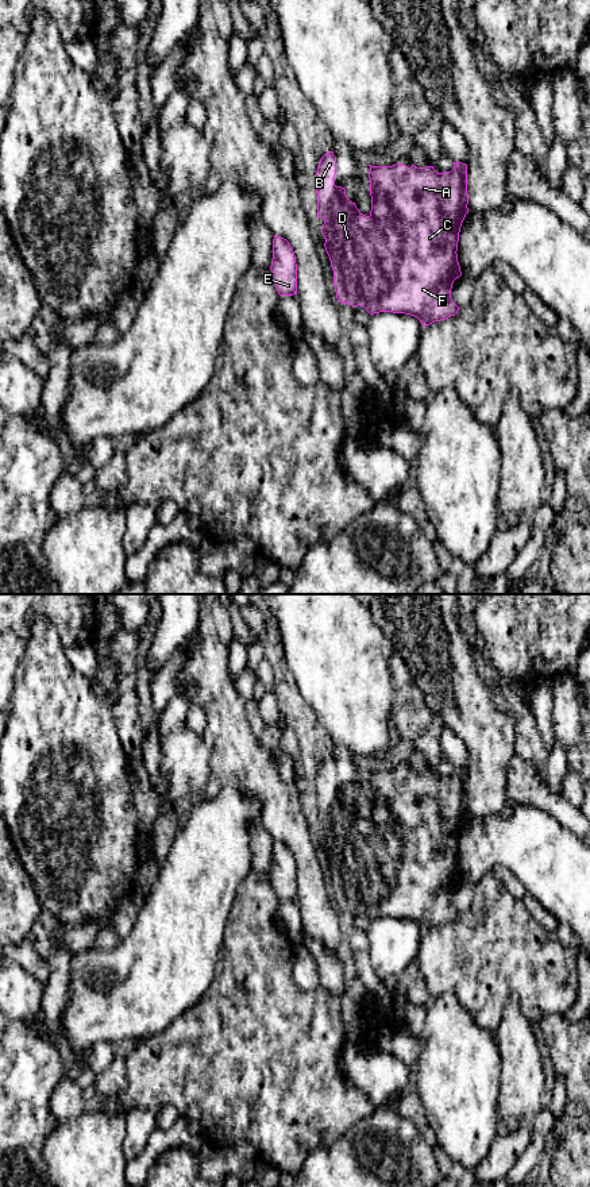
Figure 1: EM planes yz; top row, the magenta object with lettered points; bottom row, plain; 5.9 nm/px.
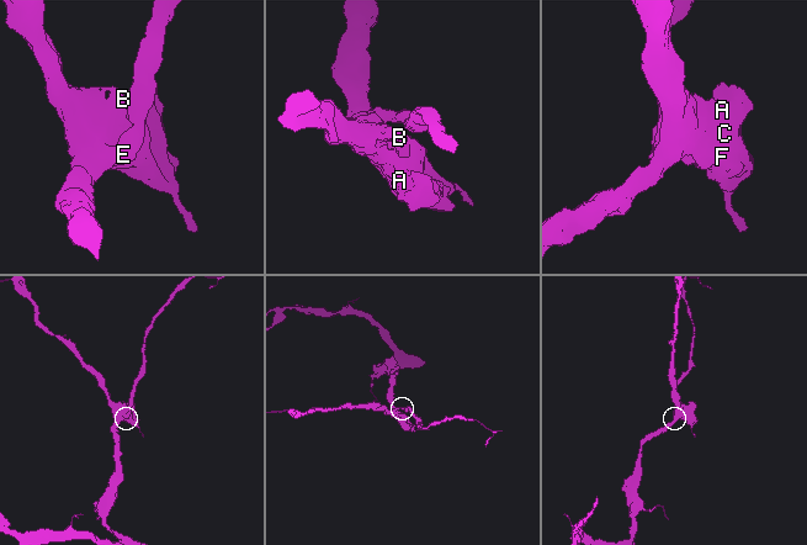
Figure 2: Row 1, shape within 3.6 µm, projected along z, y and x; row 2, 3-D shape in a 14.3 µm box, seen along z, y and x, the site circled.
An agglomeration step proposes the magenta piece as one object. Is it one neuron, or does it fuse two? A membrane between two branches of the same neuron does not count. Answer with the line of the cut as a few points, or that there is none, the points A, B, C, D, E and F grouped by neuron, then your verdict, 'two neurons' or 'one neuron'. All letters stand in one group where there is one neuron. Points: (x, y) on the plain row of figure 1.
cut none; groups A B C D E F; one neuron

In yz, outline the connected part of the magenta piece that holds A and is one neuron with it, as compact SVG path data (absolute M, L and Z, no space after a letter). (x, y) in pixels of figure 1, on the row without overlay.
M324 759L315 779L317 822L324 824L321 839L333 875L333 891L340 909L363 912L370 920L379 917L405 918L420 925L421 930L455 921L459 912L451 903L452 889L462 880L458 867L458 847L462 828L468 818L467 770L454 767L451 776L437 778L433 771L410 772L370 771L370 820L363 820L347 801L346 794L335 790L336 762Z

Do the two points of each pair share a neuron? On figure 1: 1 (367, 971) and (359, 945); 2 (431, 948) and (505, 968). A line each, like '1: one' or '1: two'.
1: one
2: one

